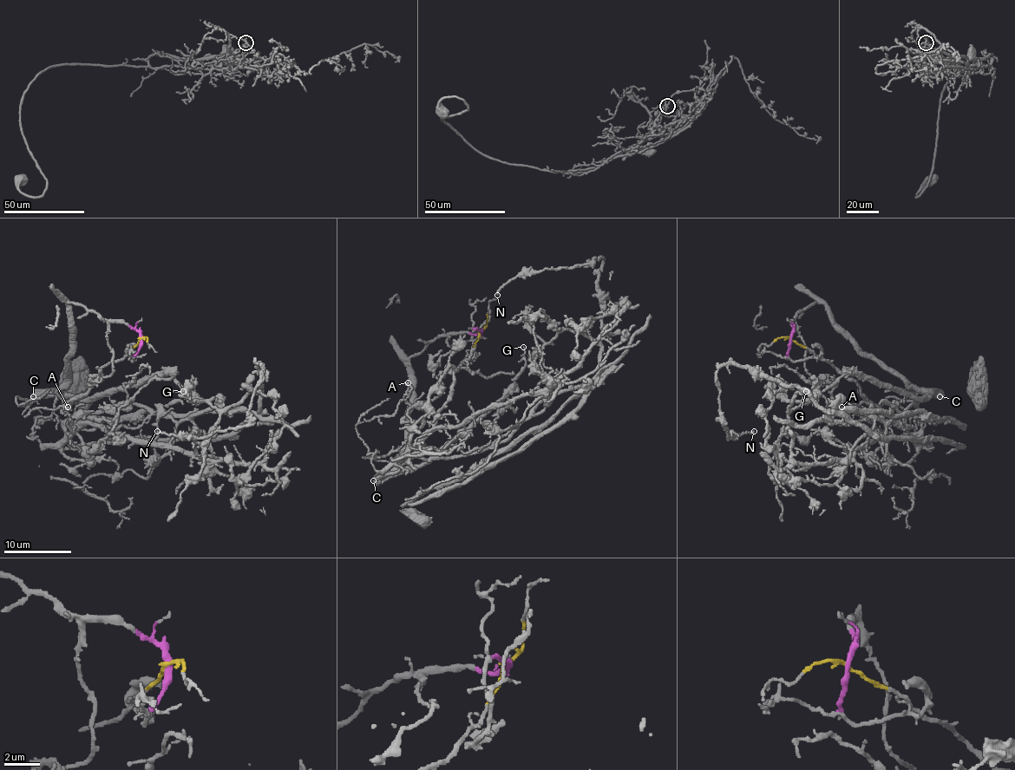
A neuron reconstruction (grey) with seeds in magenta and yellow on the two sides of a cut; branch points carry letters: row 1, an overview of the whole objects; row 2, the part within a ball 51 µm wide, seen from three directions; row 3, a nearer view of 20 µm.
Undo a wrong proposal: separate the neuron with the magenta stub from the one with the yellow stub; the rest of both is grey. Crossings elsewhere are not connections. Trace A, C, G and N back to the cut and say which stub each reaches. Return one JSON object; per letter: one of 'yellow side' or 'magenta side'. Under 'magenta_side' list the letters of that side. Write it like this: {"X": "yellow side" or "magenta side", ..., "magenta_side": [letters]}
{"A": "yellow side", "C": "magenta side", "G": "magenta side", "N": "magenta side", "magenta_side": ["C", "G", "N"]}

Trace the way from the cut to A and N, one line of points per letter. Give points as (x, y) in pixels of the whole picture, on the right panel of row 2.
A: (789, 339), (808, 347), (856, 382), (863, 400), (846, 410), (841, 407)
N: (789, 339), (826, 306), (926, 393), (846, 375), (789, 408), (795, 386), (722, 366), (729, 437), (754, 430)

